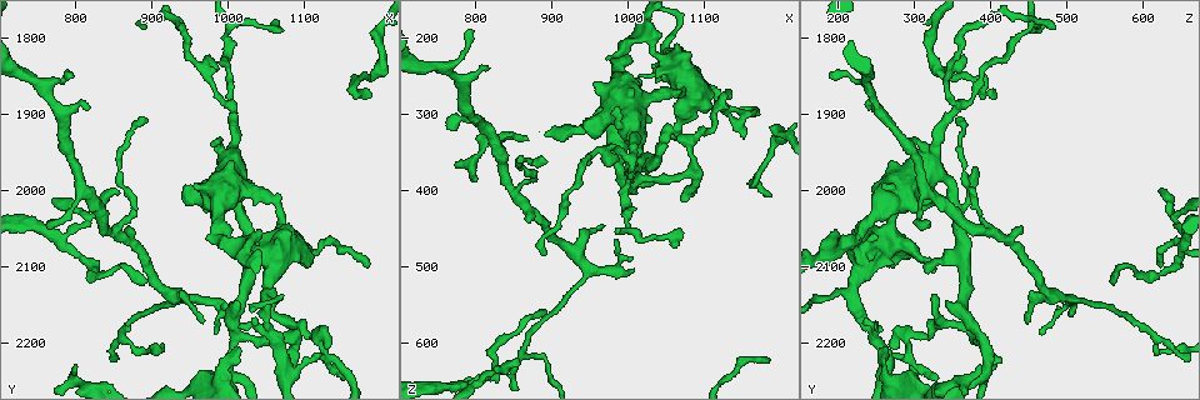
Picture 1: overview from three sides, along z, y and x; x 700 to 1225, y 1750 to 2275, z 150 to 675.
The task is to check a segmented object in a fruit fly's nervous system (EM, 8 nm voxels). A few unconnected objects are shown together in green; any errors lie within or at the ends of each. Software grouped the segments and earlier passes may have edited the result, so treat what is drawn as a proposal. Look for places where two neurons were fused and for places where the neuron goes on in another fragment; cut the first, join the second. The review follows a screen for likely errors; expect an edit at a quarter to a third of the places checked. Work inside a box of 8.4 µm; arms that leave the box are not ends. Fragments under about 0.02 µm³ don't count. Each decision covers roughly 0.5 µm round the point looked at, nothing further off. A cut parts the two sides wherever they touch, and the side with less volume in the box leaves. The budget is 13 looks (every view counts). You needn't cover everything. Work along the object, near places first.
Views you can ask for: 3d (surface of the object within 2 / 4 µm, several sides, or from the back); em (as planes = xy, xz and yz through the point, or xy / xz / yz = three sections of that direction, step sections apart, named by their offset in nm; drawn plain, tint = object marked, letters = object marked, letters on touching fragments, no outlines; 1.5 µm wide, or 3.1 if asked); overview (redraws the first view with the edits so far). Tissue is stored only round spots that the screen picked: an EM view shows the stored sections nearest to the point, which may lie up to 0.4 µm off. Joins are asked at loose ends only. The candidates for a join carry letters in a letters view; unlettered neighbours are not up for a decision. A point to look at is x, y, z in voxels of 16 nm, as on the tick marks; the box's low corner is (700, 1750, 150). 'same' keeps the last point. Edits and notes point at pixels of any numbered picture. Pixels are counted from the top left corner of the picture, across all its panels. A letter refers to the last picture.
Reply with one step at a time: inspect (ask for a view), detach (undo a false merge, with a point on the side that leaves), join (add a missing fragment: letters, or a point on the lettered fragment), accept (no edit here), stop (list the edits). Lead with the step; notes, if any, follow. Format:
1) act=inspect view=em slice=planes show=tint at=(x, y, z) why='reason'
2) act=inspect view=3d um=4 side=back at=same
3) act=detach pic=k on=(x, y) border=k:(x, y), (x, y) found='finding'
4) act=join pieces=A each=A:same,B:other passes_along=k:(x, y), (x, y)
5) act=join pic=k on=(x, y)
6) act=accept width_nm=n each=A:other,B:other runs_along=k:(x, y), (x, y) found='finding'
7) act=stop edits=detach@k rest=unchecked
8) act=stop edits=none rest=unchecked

act=inspect view=3d um=4 at=(1125, 2220, 285) why='sharp bend'

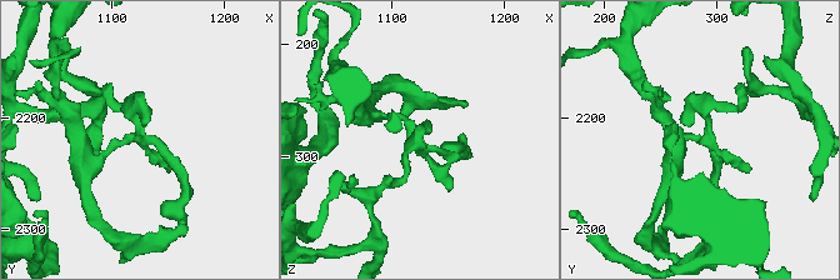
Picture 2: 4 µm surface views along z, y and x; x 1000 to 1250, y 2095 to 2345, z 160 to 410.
act=inspect view=em slice=xz step=4 show=letters at=(1126, 2220, 288) why='shape alone is not enough'

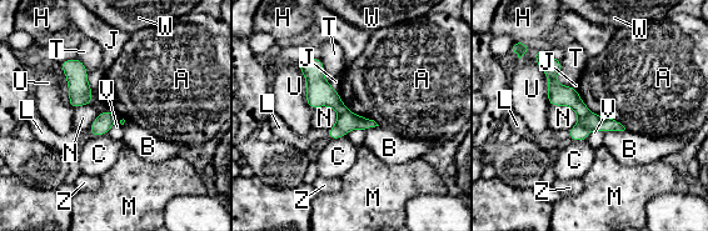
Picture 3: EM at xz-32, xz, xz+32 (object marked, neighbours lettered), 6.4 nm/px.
act=accept each=A:other,B:other,C:other,H:other,J:other,L:other,M:other,N:other,T:other,U:other,V:other,W:other,Z:other border=3:(549, 105), (568, 105), (578, 121) found='all the same neuron'

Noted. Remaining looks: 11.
act=inspect view=3d um=2 at=(1015, 2180, 245)

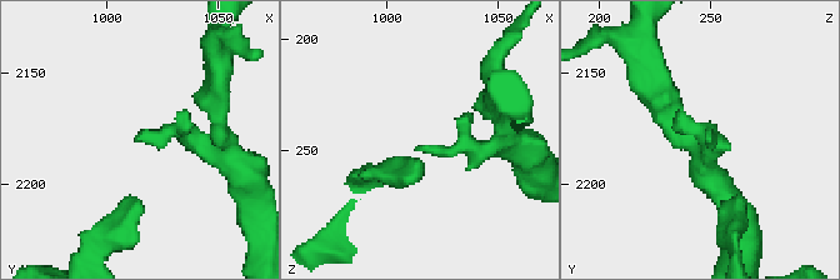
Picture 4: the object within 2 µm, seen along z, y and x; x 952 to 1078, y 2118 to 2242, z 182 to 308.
act=inspect view=em slice=planes show=letters at=(1015, 2181, 247)

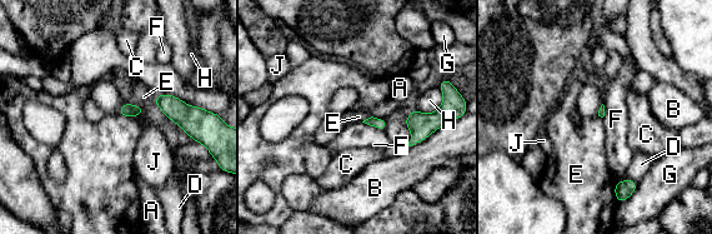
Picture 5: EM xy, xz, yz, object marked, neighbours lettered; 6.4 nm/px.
act=accept each=A:other,B:other,C:other,D:other,E:other,F:other,G:other,H:other,J:other border=5:(616, 182), (615, 202) found='no lettered fragment goes on from it'

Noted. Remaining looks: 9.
act=inspect view=em slice=xz step=4 show=letters at=(985, 1935, 290) why='stops while still wide'

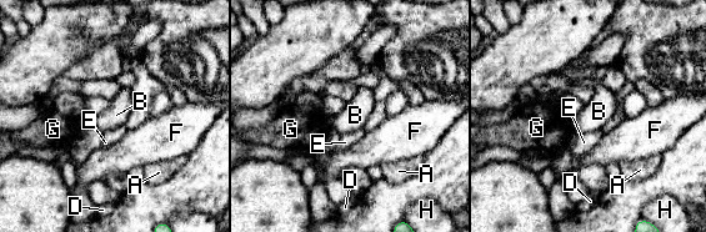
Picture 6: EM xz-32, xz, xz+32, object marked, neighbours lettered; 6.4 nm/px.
act=inspect view=em slice=planes show=letters at=same why='cut it another way'

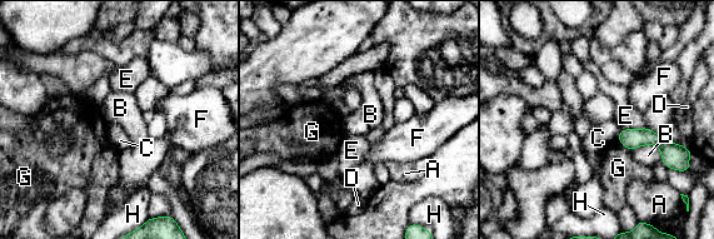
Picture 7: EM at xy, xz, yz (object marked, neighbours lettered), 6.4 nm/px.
act=accept each=A:other,B:other,C:other,D:other,E:other,F:other,G:other,H:other found='none of them fits'

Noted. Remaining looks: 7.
act=inspect view=em slice=planes show=letters at=(815, 1890, 240) why='an open end'

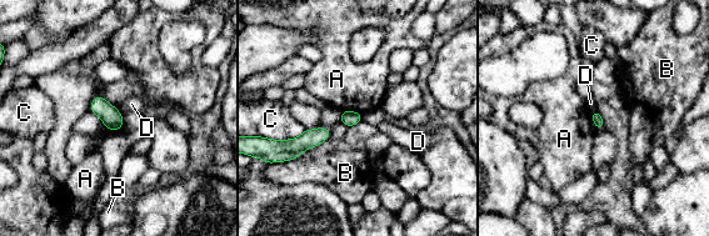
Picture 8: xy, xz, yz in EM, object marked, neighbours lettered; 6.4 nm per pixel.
act=accept longest_contact=C:220nm each=A:other,B:other,C:other,D:other found='none of them fits'

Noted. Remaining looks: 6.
act=inspect view=em slice=planes show=letters at=(890, 1785, 480)

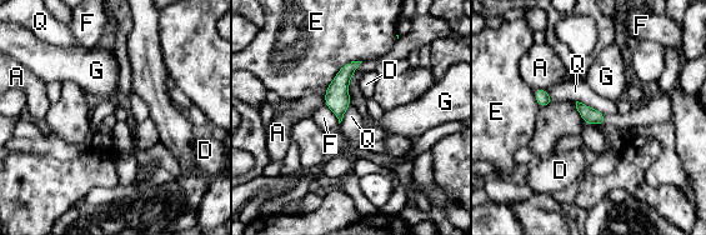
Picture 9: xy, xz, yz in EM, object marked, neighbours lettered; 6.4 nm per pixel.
act=accept each=A:other,D:other,E:other,F:other,G:other,Q:other border=9:(575, 101), (595, 108), (605, 116) found='none of them fits'

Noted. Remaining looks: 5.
act=stop edits=none rest=unchecked

